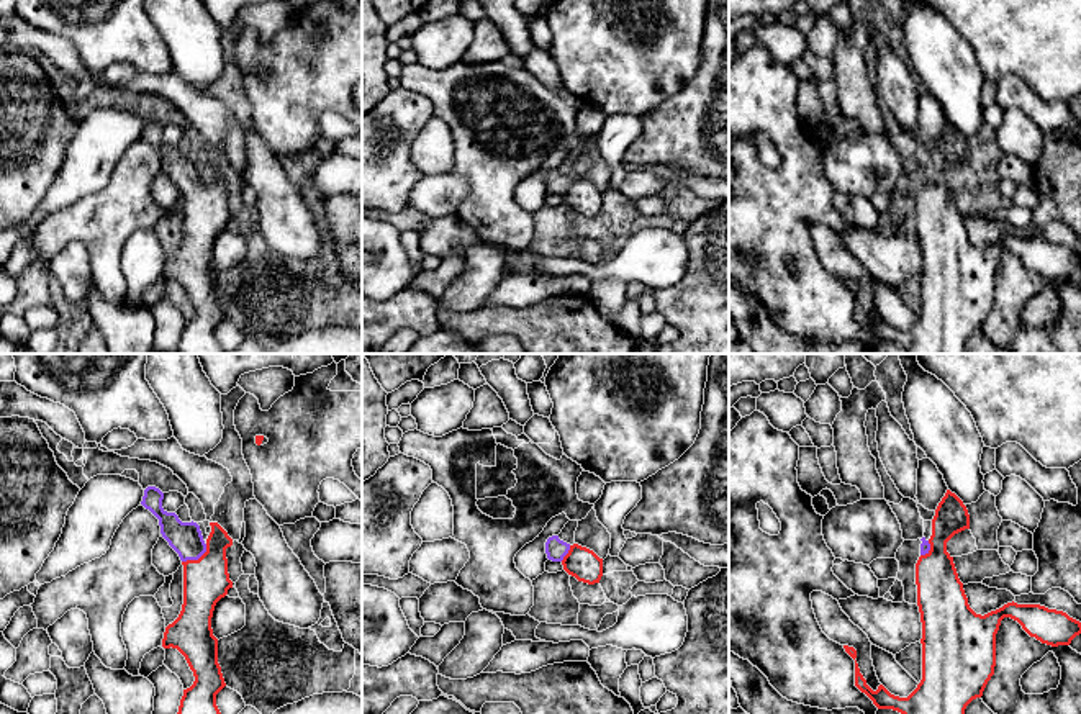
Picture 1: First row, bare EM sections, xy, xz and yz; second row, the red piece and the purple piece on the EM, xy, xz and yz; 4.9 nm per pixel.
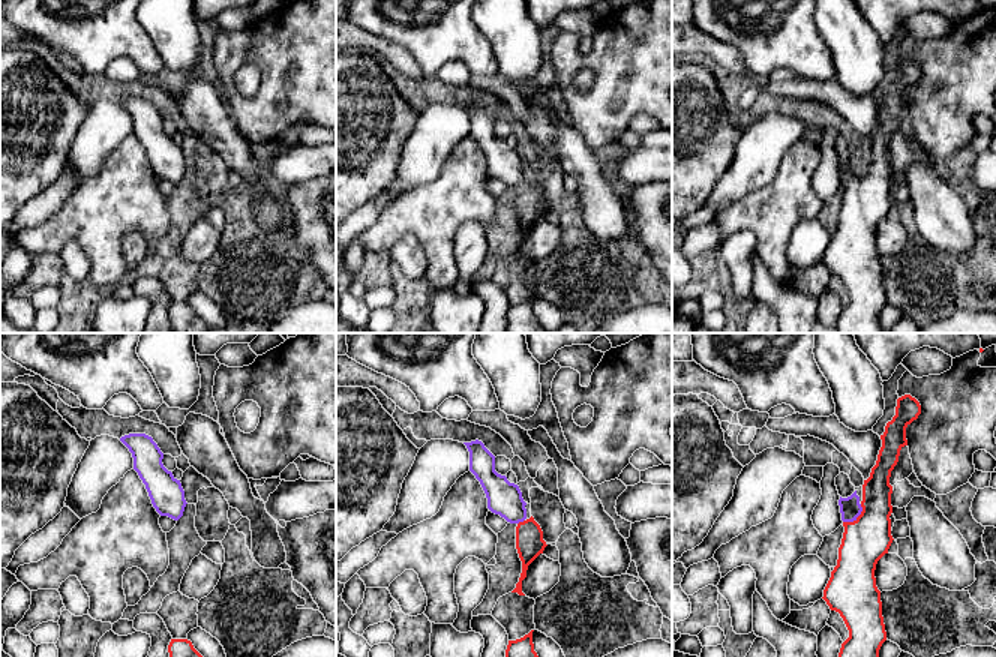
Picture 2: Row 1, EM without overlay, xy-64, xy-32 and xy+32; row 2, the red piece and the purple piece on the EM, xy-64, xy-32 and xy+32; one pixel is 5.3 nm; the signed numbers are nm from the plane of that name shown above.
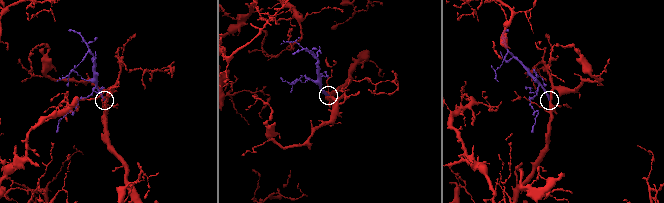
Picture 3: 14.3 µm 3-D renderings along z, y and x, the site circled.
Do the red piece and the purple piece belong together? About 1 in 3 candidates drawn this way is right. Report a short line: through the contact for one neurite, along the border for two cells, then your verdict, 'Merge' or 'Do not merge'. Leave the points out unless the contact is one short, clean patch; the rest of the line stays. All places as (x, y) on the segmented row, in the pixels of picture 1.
Line: xy (205, 582), (205, 565), (199, 559), (185, 537). Merge

